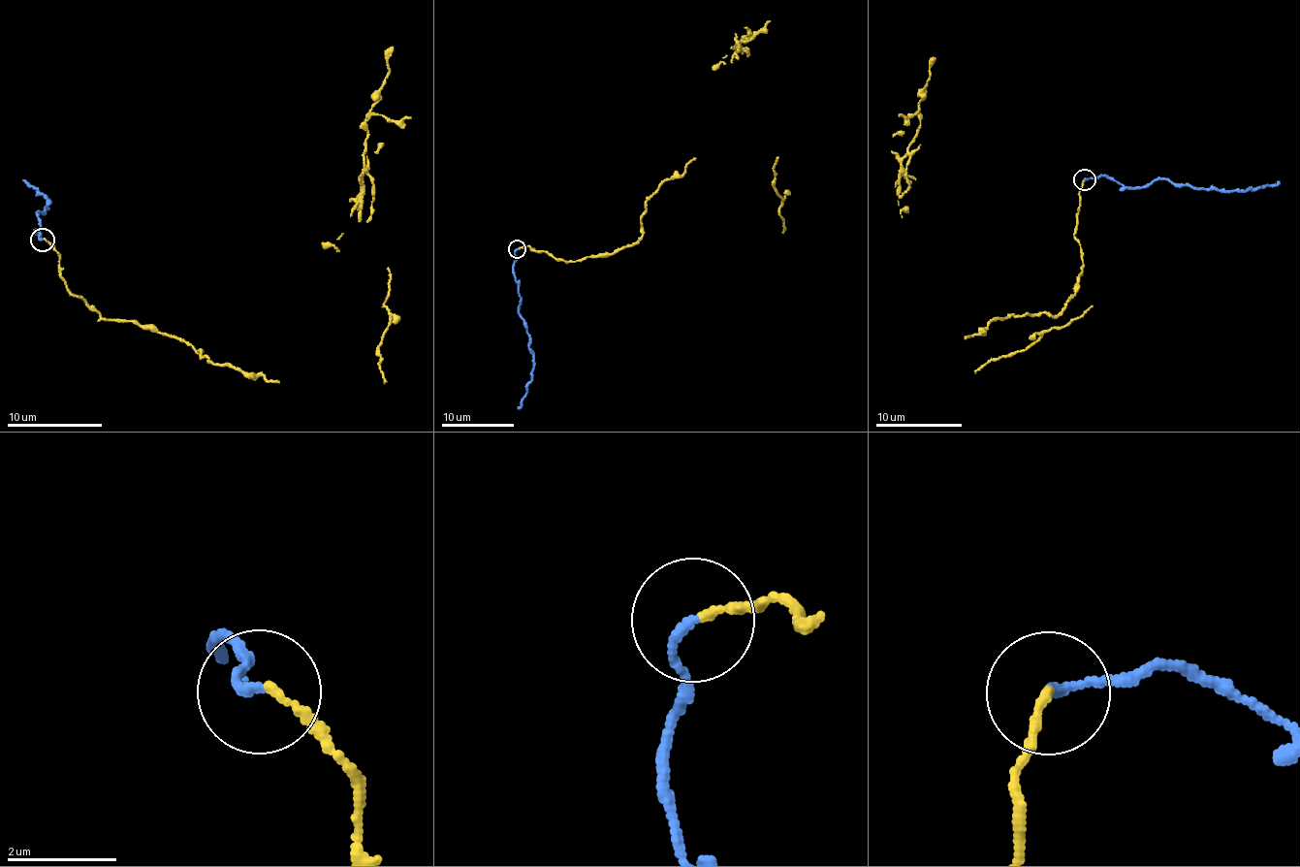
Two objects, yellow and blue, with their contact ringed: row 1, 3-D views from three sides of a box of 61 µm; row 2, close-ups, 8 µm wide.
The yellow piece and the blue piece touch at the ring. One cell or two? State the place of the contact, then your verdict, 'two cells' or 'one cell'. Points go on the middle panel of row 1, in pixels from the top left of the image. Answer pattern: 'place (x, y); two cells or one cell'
place (517, 249); two cells

